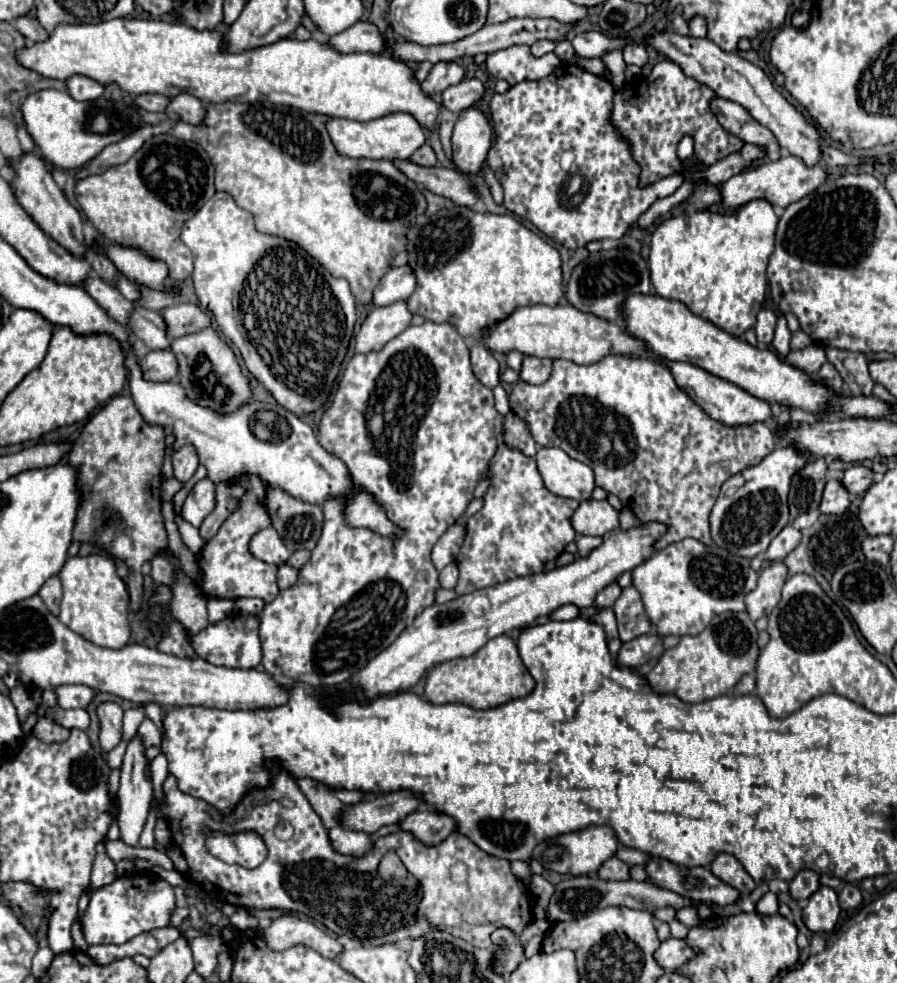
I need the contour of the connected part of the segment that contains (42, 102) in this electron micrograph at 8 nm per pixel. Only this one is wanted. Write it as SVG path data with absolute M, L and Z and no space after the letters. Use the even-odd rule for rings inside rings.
M39 90L31 94L23 102L21 112L27 132L35 140L41 156L63 170L85 166L105 146L121 140L143 124L141 116L137 114L137 108L131 102L111 102L105 98L93 102L77 102L67 92L57 90ZM91 122L107 122L107 132L93 130Z

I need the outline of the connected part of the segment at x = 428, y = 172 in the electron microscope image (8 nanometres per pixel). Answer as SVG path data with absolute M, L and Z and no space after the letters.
M395 160L395 164L415 184L425 186L433 194L439 194L439 196L449 198L449 200L453 200L459 206L475 206L477 200L479 200L479 194L475 192L473 184L461 172L457 172L457 170L443 168L443 166L421 168L421 166L417 166L417 164L409 162L409 160L407 162Z

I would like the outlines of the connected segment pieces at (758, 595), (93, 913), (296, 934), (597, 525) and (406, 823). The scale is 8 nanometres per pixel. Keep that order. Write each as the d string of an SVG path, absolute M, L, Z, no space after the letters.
M771 562L767 568L759 572L757 588L745 596L747 612L751 620L759 620L761 616L769 616L769 612L781 600L781 590L787 580L787 566L783 562Z
M133 872L117 878L113 884L91 894L91 902L83 914L83 934L89 946L93 944L125 944L127 940L139 936L141 932L149 932L155 928L163 928L169 924L169 912L175 908L173 888L157 876L143 876L143 872Z
M281 916L273 920L271 926L265 928L265 942L273 950L287 950L291 946L303 944L329 960L335 960L343 952L343 946L333 936L297 916Z
M583 500L573 512L571 524L577 534L605 536L609 530L619 526L619 514L607 500Z
M415 810L403 822L399 822L399 828L411 832L425 846L437 846L451 832L455 832L455 822L453 818L433 810Z

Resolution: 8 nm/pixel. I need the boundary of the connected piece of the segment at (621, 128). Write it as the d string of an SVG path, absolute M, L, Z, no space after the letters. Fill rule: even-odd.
M661 60L653 66L653 72L647 78L641 78L639 82L627 84L623 90L617 90L613 96L613 108L611 108L611 124L617 128L623 140L629 142L633 160L641 166L639 186L651 186L665 176L677 174L681 170L689 170L693 166L711 166L717 160L729 156L731 152L739 152L743 148L743 140L729 134L729 144L721 146L721 142L715 142L715 136L719 132L723 134L723 128L719 126L715 114L709 110L711 100L715 100L717 94L701 86L695 78L685 76L681 66L673 60ZM699 114L701 128L709 128L709 140L705 144L695 146L695 156L691 160L681 160L677 156L677 144L681 138L697 136L695 128L695 116Z

